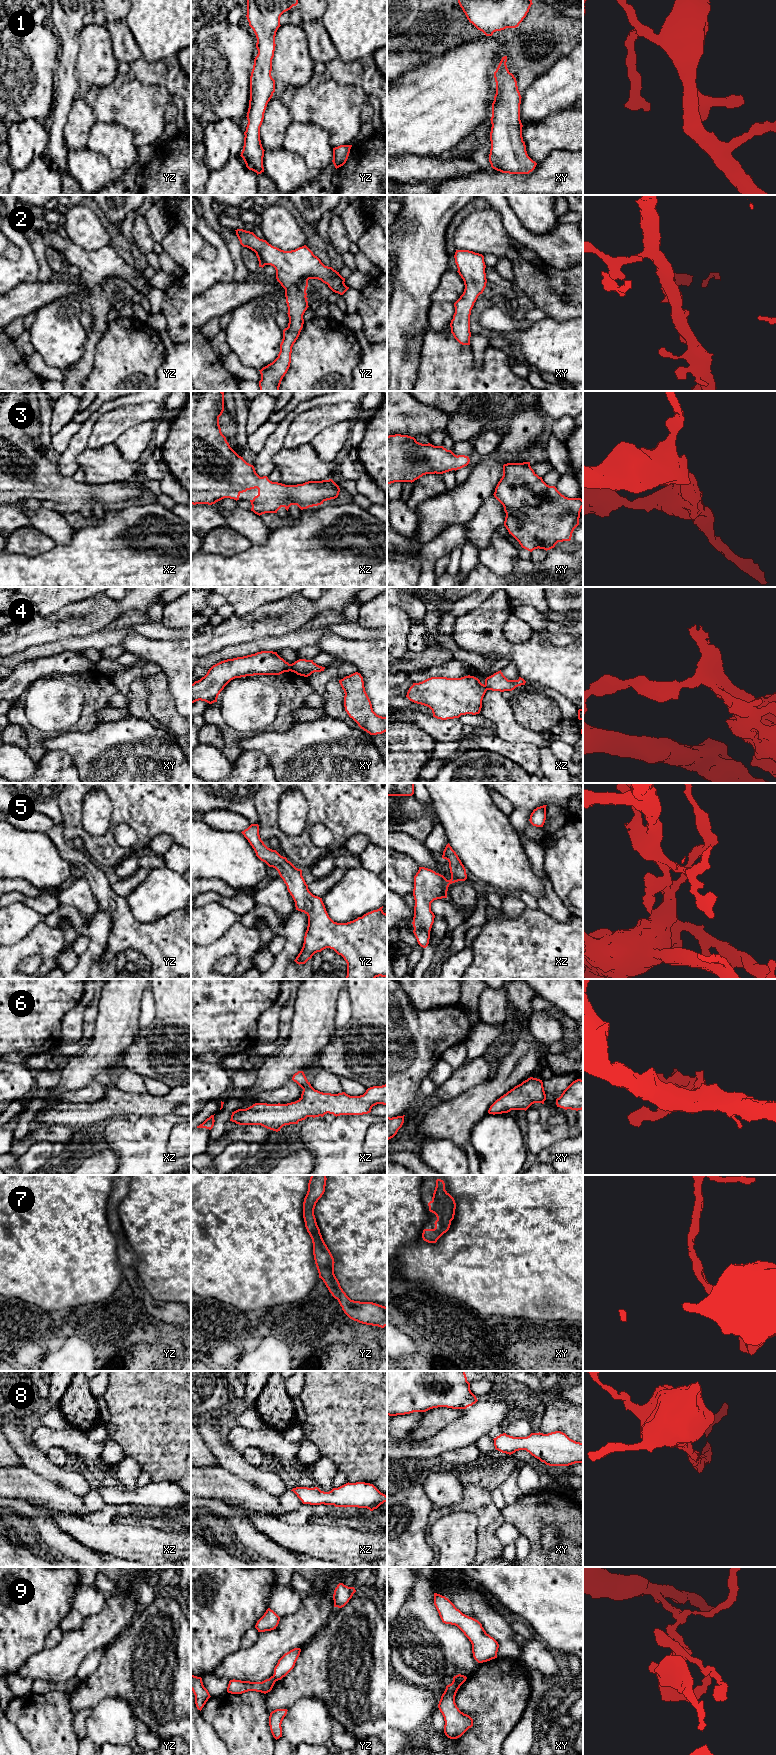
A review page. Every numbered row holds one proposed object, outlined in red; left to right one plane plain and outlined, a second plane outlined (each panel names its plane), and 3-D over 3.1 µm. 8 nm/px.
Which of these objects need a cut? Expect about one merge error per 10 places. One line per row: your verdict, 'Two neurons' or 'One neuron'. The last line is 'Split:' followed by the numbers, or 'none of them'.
1: One neuron
2: One neuron
3: One neuron
4: Two neurons
5: One neuron
6: One neuron
7: One neuron
8: One neuron
9: Two neurons
Split: 4, 9

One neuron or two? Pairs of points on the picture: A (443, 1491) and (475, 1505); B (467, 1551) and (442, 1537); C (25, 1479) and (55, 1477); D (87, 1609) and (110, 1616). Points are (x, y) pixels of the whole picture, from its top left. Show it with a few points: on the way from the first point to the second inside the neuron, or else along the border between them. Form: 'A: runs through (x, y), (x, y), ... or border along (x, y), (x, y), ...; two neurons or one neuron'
A: border along (464, 1486), (462, 1498), (456, 1504), (444, 1508); two neurons
B: runs through (461, 1547), (451, 1537), (448, 1537); one neuron
C: border along (25, 1466), (66, 1489); two neurons
D: border along (107, 1596), (103, 1607), (98, 1612), (84, 1618); two neurons

